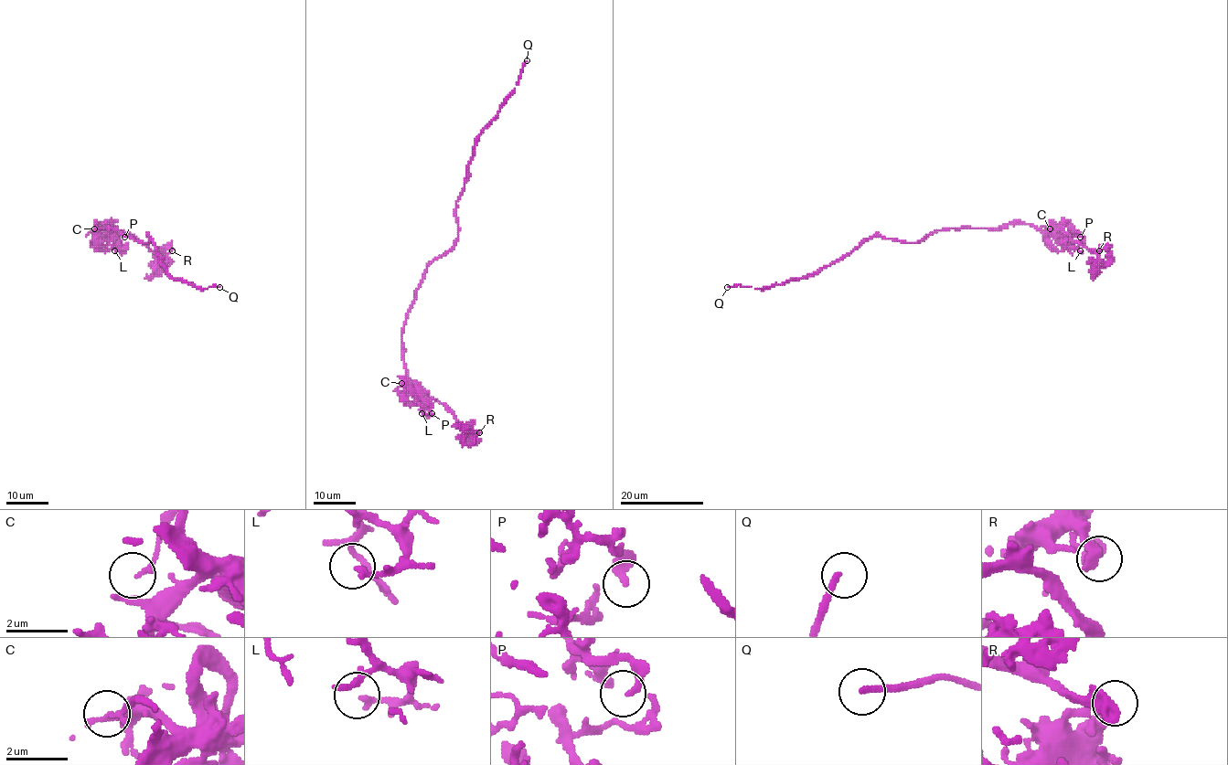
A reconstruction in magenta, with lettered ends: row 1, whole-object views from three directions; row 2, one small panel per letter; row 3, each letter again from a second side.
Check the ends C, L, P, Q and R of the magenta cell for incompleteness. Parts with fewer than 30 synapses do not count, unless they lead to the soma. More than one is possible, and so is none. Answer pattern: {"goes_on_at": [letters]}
{"goes_on_at": ["Q"]}

